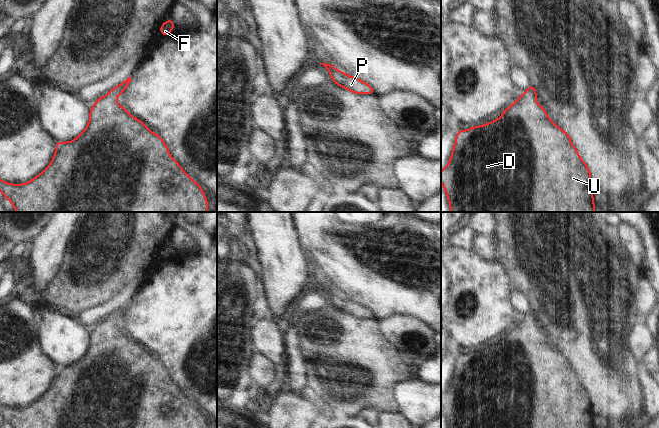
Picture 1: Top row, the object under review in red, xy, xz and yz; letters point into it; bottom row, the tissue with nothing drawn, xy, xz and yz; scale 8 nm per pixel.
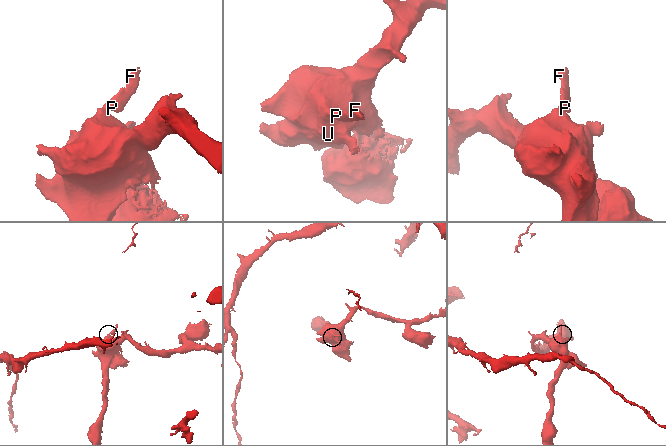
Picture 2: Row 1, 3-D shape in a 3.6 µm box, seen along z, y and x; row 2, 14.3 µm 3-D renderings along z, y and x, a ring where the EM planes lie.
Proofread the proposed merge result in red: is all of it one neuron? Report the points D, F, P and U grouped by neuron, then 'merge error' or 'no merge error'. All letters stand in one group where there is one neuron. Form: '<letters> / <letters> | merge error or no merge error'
D F P U | no merge error

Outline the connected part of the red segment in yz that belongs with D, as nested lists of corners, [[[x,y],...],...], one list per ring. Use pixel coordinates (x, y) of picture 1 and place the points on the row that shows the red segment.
[[[531,85],[518,100],[503,111],[502,116],[497,120],[457,132],[451,158],[441,171],[441,183],[447,194],[451,212],[594,212],[594,190],[591,186],[591,173],[588,166],[580,158],[578,151],[571,143],[570,136],[549,119],[545,109],[537,103],[536,98],[535,87]]]

